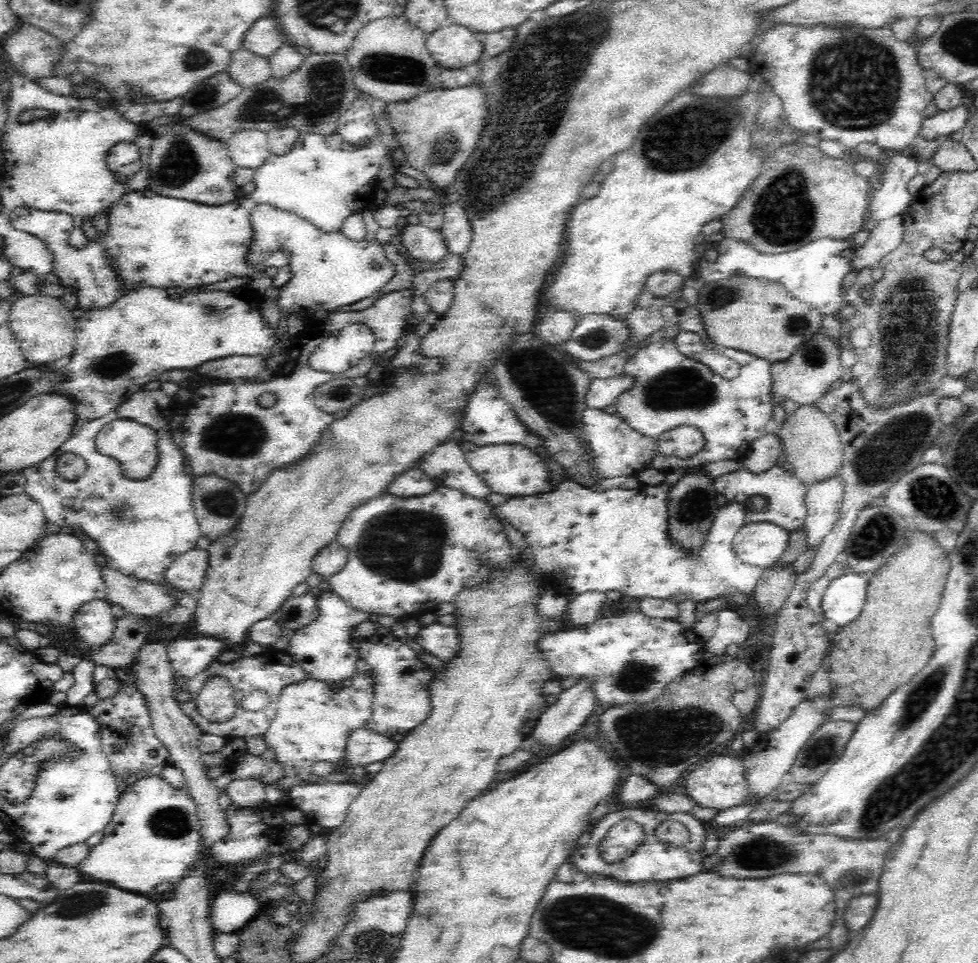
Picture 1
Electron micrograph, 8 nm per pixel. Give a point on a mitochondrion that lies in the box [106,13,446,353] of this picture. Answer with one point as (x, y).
(322, 95)

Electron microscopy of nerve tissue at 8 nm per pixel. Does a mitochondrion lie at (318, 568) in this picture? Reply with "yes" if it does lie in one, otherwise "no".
no

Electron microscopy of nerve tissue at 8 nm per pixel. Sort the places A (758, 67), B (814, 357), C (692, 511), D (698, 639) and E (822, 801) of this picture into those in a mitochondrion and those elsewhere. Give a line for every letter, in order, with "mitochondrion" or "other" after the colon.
A: other
B: mitochondrion
C: mitochondrion
D: other
E: other

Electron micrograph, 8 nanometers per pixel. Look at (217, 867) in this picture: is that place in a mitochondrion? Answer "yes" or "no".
no

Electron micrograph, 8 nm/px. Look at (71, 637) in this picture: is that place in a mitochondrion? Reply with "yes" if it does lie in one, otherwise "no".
no

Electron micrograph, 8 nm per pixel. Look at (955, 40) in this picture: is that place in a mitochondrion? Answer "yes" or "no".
yes

